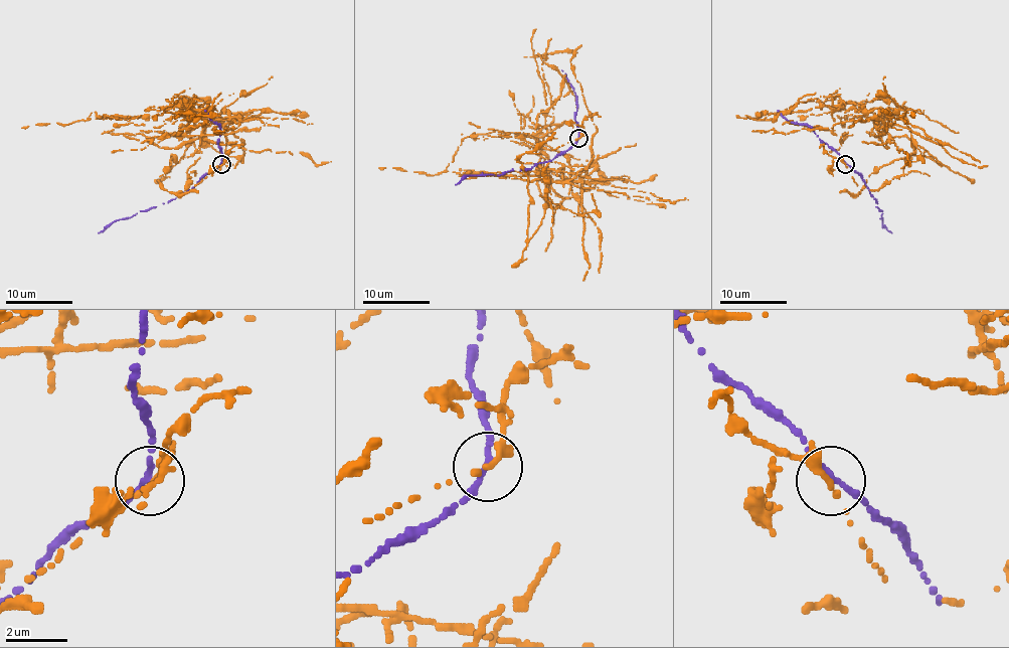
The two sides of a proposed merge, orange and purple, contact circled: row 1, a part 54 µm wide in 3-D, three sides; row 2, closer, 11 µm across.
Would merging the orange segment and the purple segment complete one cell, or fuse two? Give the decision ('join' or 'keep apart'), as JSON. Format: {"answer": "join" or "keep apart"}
{"answer": "keep apart"}

